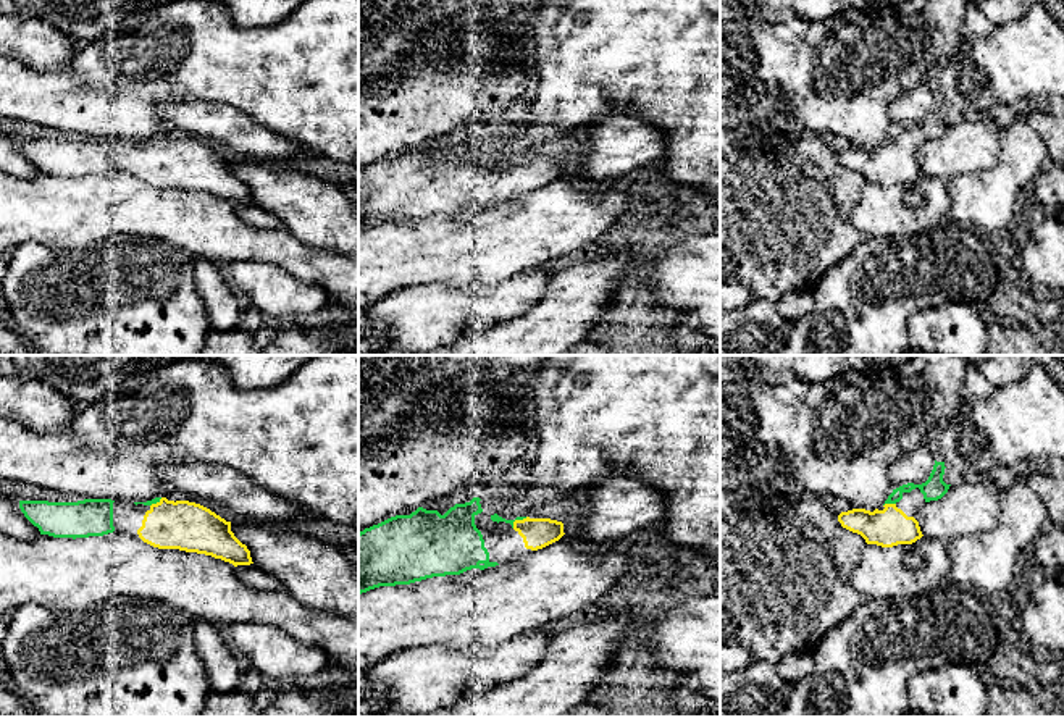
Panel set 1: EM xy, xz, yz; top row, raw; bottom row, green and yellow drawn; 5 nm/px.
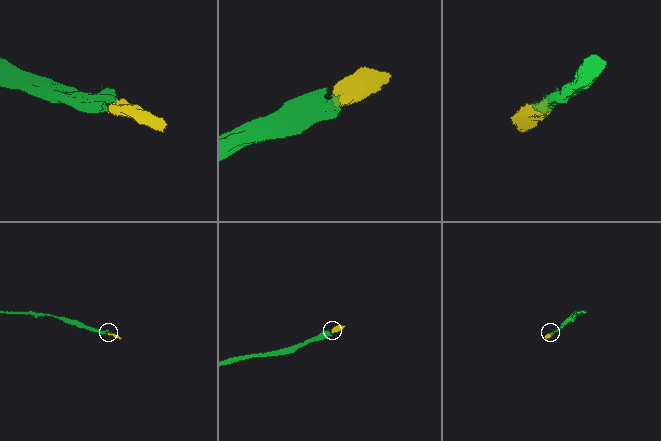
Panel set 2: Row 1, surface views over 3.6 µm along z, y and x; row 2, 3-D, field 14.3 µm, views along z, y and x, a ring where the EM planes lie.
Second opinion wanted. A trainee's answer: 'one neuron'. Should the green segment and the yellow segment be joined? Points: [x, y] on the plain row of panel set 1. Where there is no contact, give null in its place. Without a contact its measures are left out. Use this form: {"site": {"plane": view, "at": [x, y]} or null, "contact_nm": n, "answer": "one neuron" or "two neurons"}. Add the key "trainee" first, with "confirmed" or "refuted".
{"trainee": "confirmed", "site": {"plane": "yz", "at": [888, 141]}, "contact_nm": 70, "answer": "one neuron"}

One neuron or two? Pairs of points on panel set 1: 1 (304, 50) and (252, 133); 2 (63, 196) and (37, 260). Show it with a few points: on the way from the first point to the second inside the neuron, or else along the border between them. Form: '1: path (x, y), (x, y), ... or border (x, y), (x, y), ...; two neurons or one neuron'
1: border (225, 105), (246, 112), (293, 141); two neurons
2: border (16, 246), (39, 241), (79, 249); two neurons

